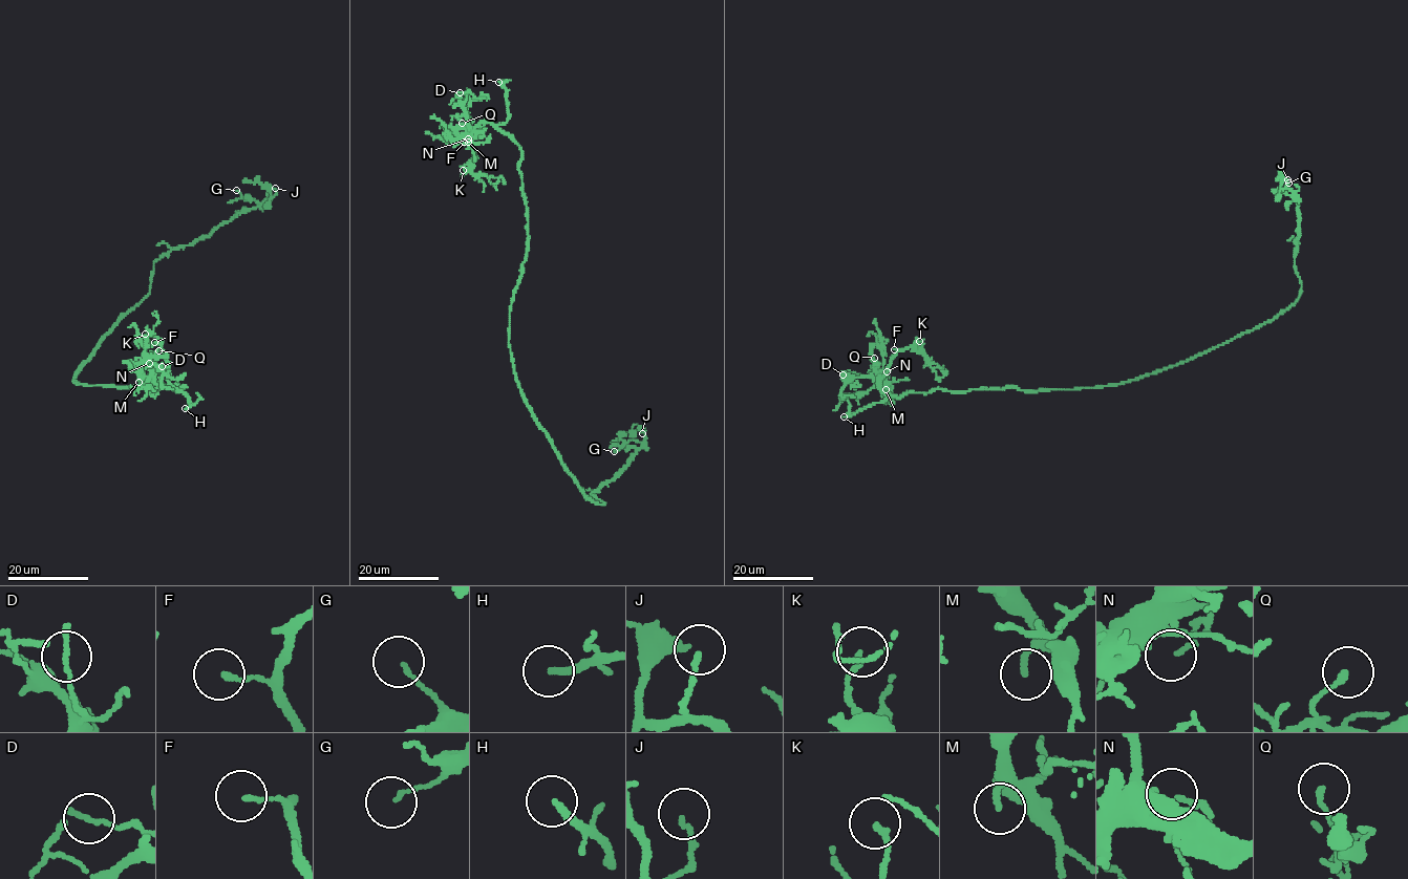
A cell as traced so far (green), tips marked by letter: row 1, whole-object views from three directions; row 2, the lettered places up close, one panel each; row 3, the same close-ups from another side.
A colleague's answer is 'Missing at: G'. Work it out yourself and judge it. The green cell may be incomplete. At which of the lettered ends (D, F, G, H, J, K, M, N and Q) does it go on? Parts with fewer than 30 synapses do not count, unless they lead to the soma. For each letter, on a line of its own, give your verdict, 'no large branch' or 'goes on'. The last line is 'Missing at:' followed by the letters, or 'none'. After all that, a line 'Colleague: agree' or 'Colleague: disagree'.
D: no large branch
F: no large branch
G: no large branch
H: goes on
J: no large branch
K: no large branch
M: no large branch
N: no large branch
Q: no large branch
Missing at: H
Colleague: disagree

